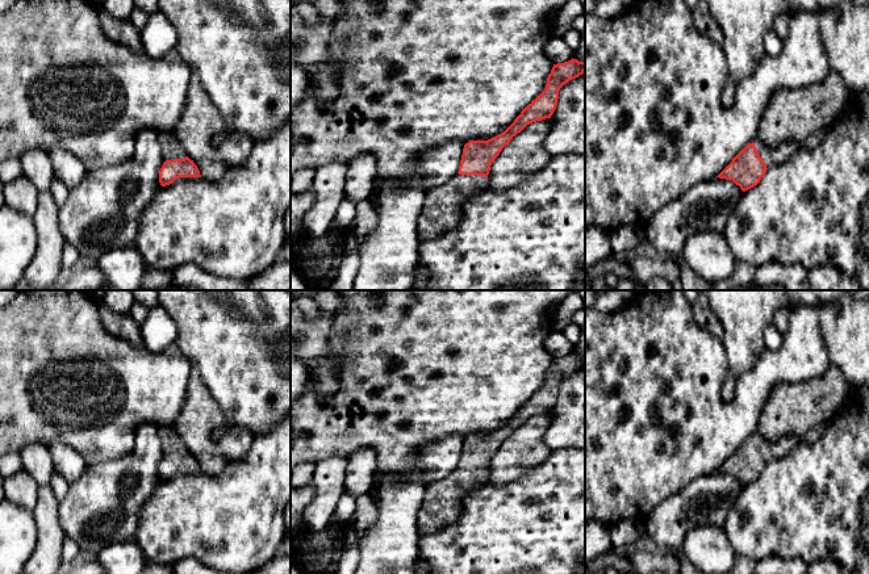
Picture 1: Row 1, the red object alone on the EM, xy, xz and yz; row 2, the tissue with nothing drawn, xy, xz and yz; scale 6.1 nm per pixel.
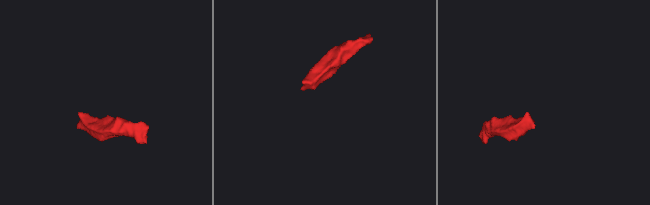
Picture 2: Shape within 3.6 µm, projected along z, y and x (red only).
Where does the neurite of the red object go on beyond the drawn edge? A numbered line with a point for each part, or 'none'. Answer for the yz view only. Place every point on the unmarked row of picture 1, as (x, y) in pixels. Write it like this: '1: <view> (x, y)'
1: yz (777, 449)

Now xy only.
1: xy (171, 443)

